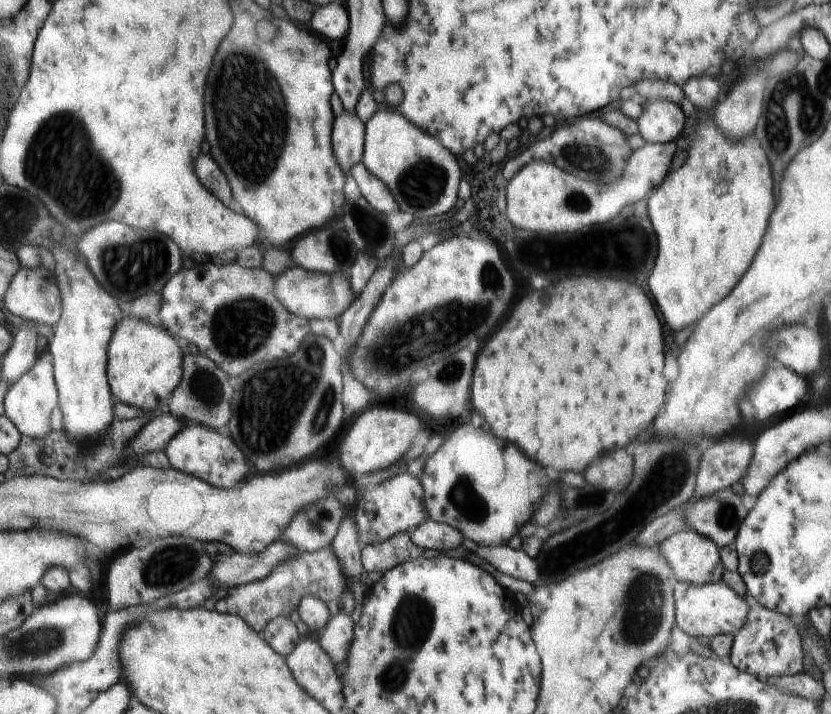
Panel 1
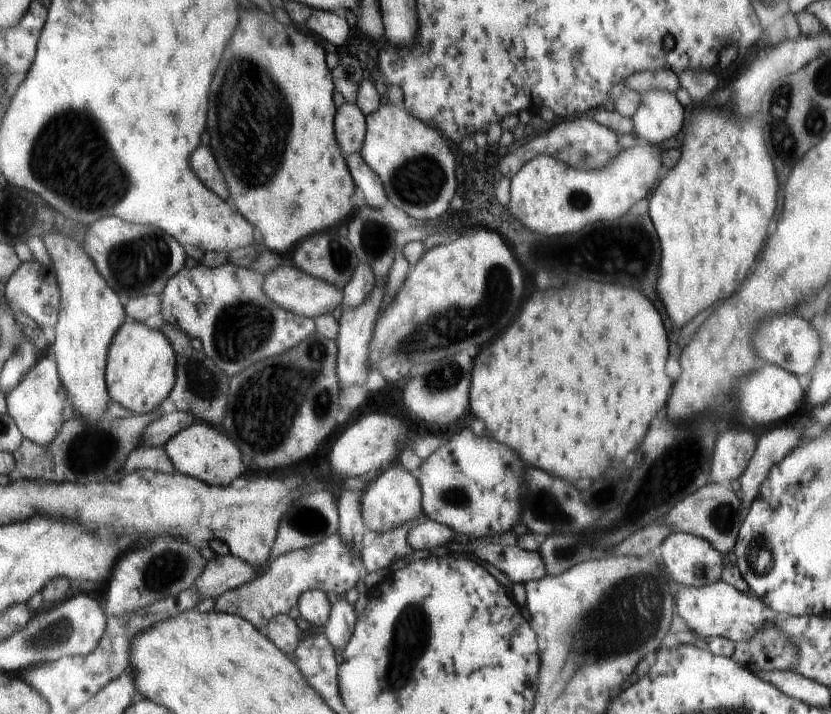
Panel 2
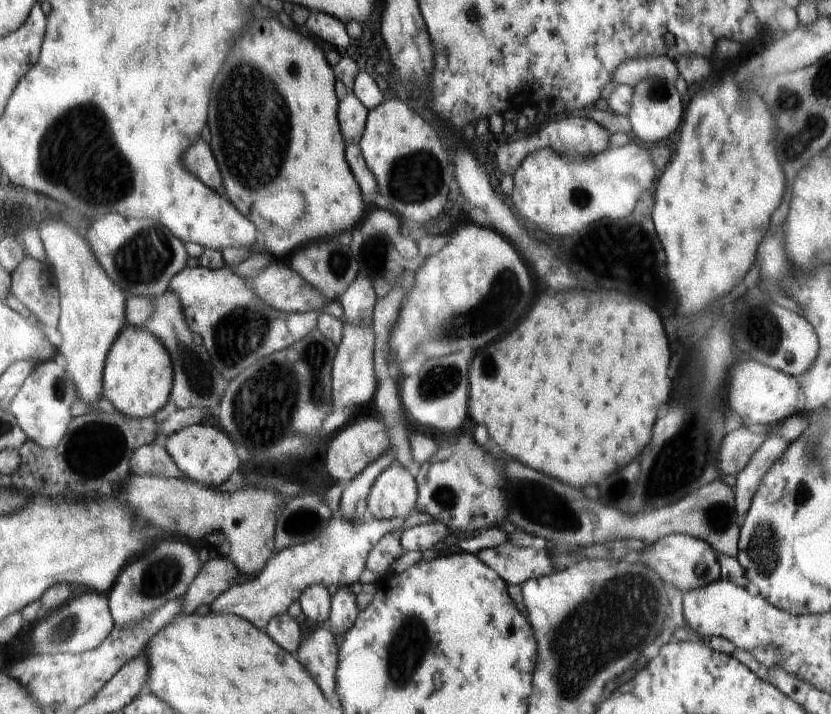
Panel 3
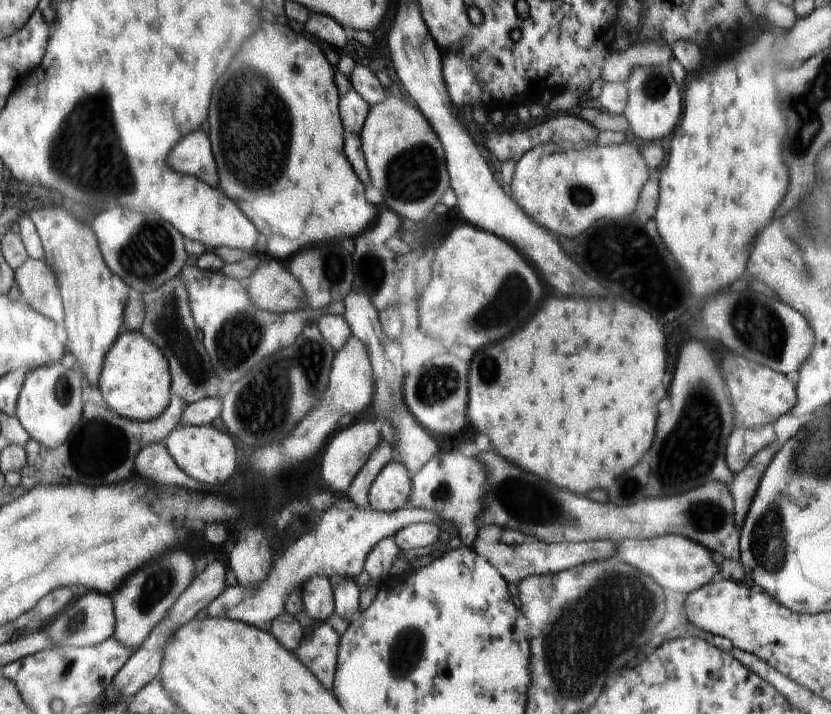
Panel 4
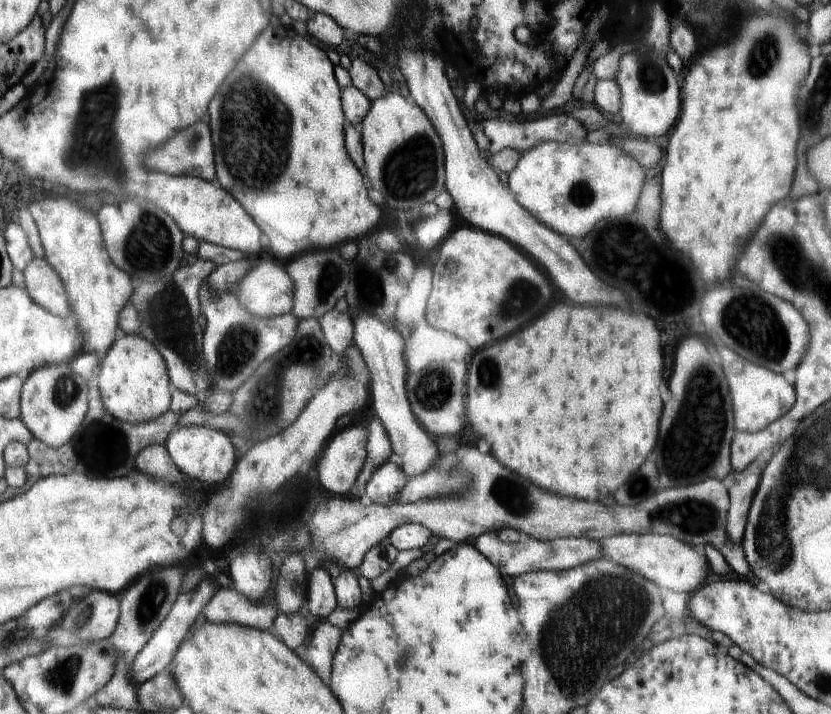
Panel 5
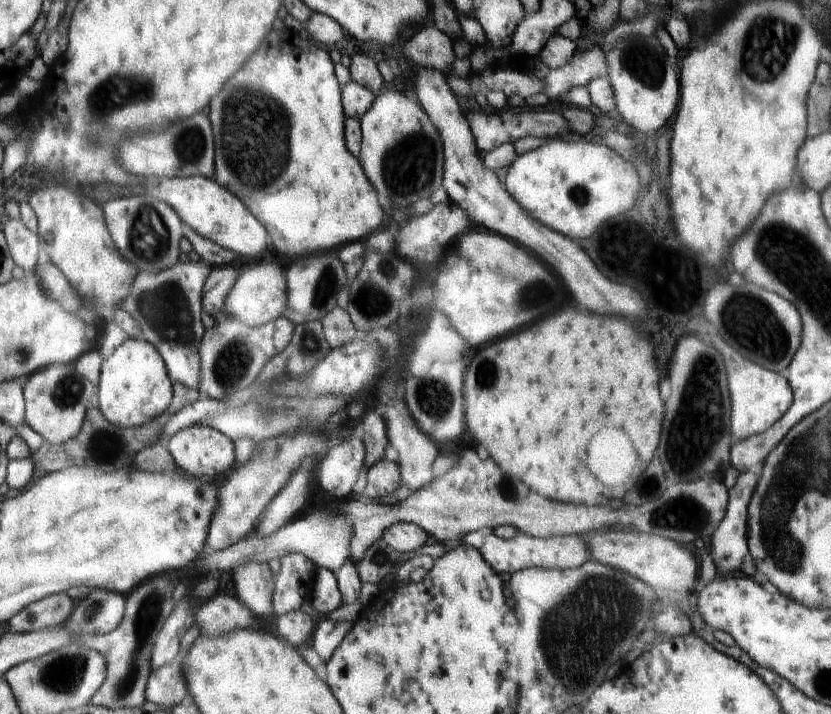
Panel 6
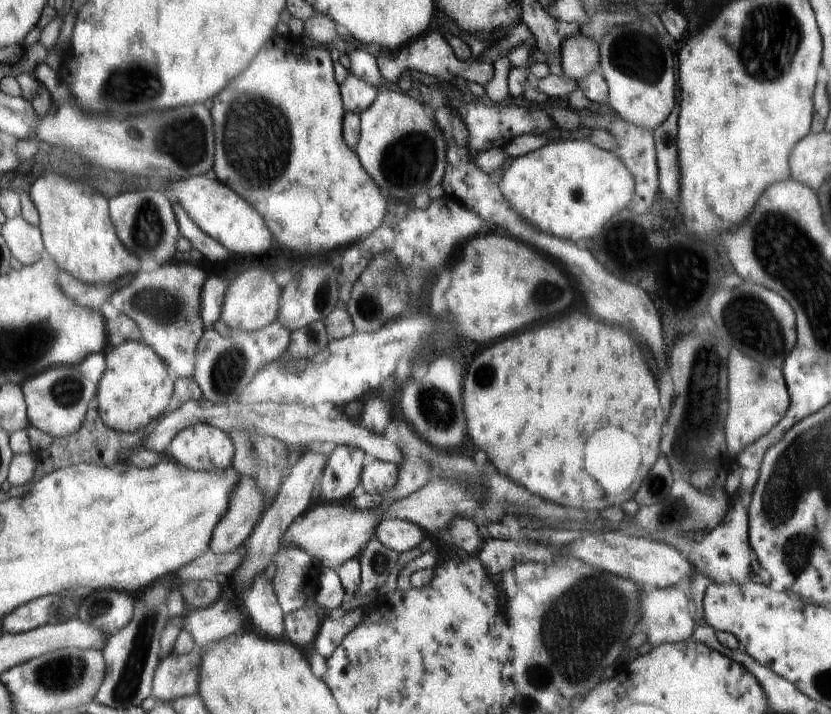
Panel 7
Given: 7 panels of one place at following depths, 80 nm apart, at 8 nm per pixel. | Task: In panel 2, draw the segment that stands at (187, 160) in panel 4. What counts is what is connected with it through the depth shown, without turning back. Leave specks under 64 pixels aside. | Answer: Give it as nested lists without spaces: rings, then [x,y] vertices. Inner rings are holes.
[[[200,146],[192,153],[189,164],[197,176],[205,183],[206,188],[211,189],[225,201],[229,198],[229,189],[224,174],[220,172],[220,166],[216,166],[216,157],[212,148]]]

